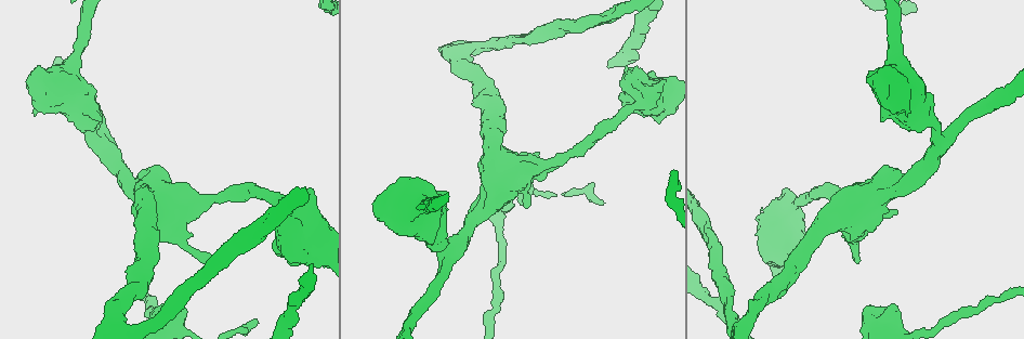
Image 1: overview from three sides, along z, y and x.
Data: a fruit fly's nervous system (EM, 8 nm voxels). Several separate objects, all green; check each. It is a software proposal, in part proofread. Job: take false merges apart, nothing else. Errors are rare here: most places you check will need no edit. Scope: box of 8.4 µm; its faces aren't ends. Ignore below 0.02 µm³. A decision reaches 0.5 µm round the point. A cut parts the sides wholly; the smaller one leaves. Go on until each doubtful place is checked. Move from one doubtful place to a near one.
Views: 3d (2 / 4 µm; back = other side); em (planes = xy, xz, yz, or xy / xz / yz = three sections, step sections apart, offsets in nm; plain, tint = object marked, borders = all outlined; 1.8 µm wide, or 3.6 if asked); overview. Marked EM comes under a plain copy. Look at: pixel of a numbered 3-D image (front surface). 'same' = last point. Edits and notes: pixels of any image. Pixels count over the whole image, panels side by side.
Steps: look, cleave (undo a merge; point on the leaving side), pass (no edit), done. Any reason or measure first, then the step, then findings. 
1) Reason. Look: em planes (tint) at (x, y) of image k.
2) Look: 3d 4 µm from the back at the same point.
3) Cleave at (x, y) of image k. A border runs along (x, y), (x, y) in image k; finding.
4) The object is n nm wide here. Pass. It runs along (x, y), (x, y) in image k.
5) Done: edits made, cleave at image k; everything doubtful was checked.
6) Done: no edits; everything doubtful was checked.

Thick turns thin. Look: 3d 4 µm at (490, 139) of image 1.

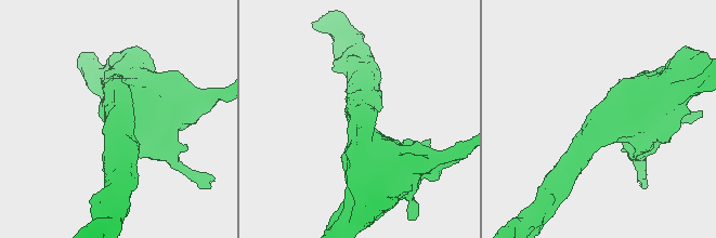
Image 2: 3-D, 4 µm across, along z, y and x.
Need the tissue. Look: em 3.6 µm planes (tint) at (601, 124) of image 2.

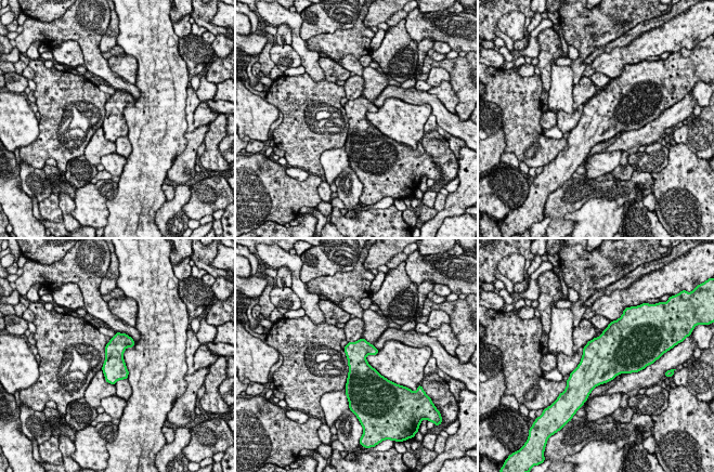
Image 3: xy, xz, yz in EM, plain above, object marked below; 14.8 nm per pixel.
Pass. One neuron here.

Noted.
Arms part here. Look: em planes (tint) at (445, 249) of image 1.

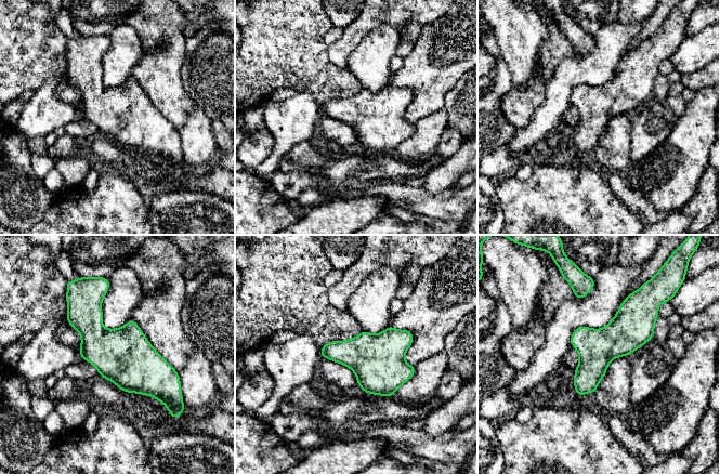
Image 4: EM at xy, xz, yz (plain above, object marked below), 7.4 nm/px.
The object is 280 nm wide here. Pass. Continuous, no second neuron.

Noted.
Sharp bend. Look: 3d 2 µm at (113, 324) of image 1.

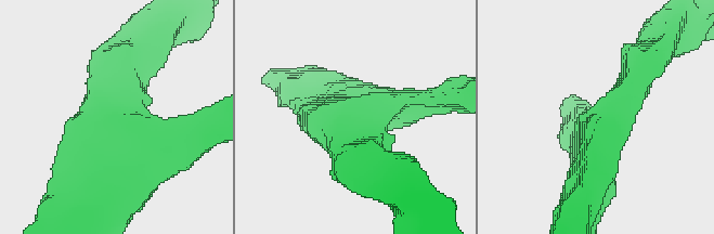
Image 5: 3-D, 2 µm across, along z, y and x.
Look: em 3.6 µm planes (tint) at (356, 119) of image 5.

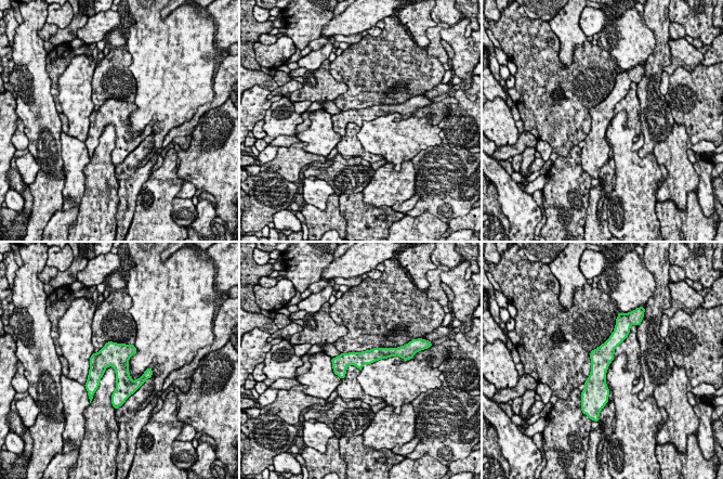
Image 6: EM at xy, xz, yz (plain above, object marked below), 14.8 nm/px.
Pass. It runs along (615, 335), (600, 362), (602, 395) in image 6; continuous, no second neuron.

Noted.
Done: no edits; everything doubtful was checked.

